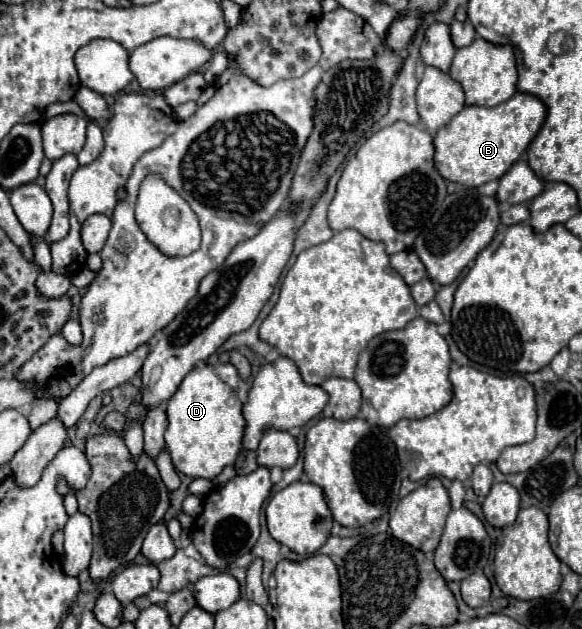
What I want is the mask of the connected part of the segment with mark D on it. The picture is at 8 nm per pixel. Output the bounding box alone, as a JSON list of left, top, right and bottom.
[165,362,245,480]

